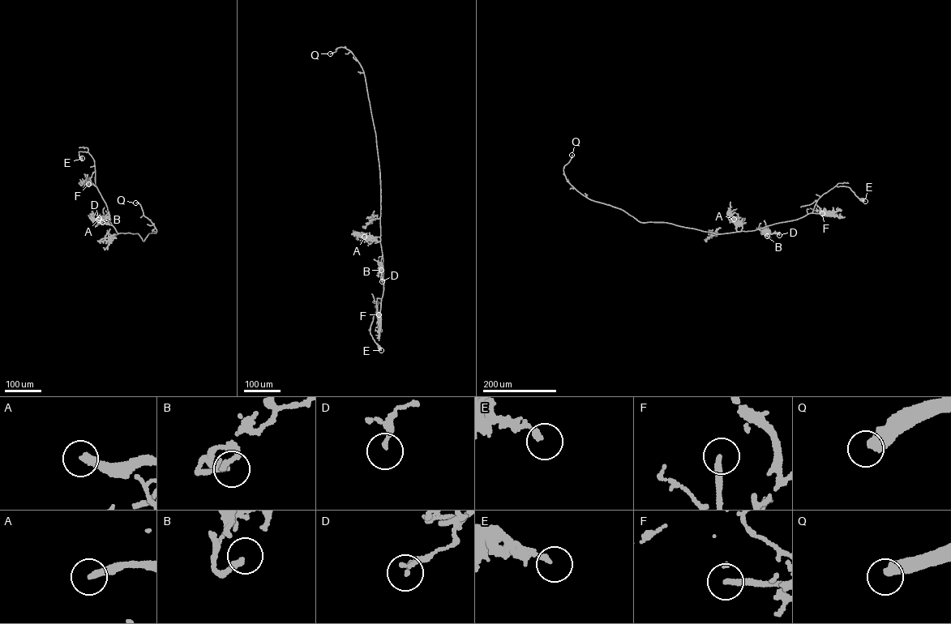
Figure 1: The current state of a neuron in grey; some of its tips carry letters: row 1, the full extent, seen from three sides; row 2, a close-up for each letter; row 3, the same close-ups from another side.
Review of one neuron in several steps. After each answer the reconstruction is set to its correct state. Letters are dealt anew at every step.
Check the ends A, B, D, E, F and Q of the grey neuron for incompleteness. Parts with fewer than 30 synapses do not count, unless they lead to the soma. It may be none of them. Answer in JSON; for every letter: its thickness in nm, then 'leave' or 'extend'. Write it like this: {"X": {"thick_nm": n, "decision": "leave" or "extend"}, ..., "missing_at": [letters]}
{"A": {"thick_nm": 280, "decision": "extend"}, "B": {"thick_nm": 260, "decision": "leave"}, "D": {"thick_nm": 160, "decision": "leave"}, "E": {"thick_nm": 190, "decision": "leave"}, "F": {"thick_nm": 240, "decision": "leave"}, "Q": {"thick_nm": 480, "decision": "extend"}, "missing_at": ["A", "Q"]}

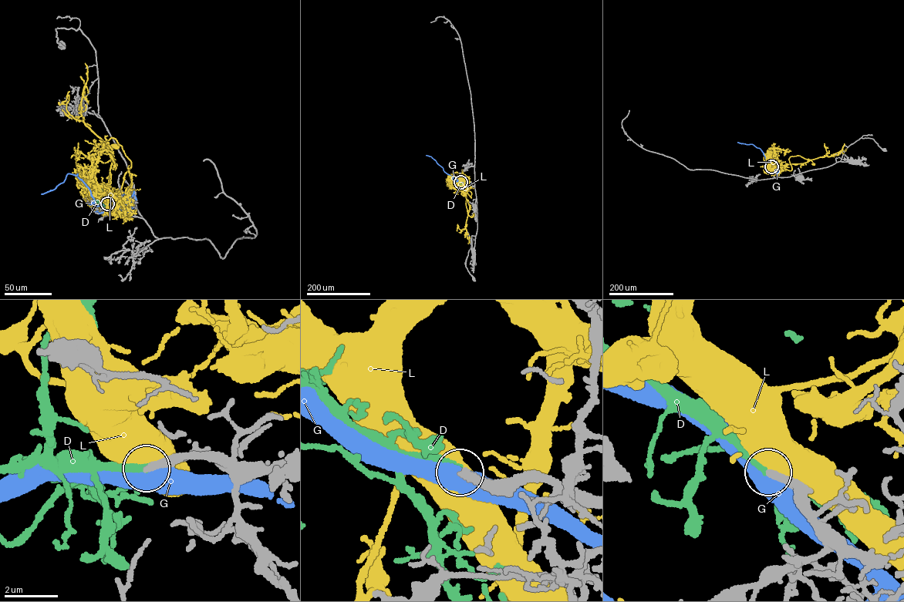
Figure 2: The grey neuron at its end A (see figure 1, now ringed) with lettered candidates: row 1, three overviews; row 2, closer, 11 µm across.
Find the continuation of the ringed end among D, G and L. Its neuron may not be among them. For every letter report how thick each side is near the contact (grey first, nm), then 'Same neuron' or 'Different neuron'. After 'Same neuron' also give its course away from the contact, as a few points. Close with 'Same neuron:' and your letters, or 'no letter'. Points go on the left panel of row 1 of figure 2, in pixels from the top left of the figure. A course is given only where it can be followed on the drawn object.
D: Thickness 320 nm (grey) against 280 nm. Same neuron. Its course: (107, 203), (93, 199)
G: Thickness 440 nm (grey) against 550 nm. Different neuron
L: Thickness 440 nm (grey) against 700 nm. Different neuron
Same neuron: D

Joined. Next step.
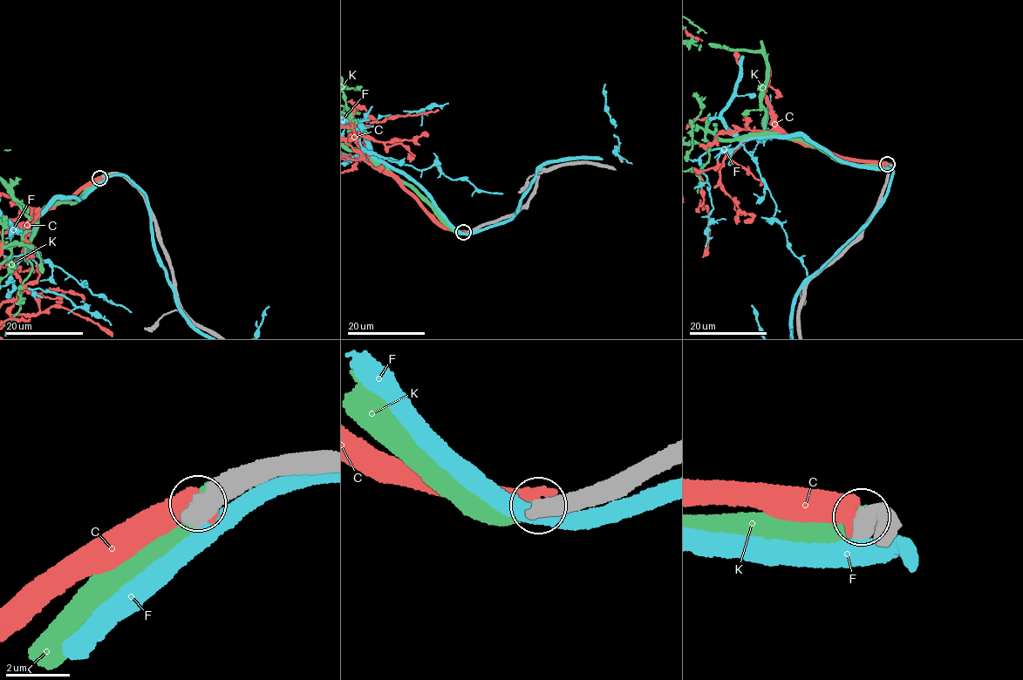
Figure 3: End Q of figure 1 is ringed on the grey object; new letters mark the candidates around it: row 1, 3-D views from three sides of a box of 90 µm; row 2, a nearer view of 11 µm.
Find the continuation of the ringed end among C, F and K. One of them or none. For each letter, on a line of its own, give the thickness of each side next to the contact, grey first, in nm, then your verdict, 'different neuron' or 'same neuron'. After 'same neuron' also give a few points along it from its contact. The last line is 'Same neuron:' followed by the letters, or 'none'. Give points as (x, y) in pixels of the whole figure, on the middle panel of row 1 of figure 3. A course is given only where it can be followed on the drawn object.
C: calibres 650 and 600 nm; different neuron
F: calibres 650 and 480 nm; different neuron
K: calibres 750 and 360 nm; same neuron
Same neuron: K

